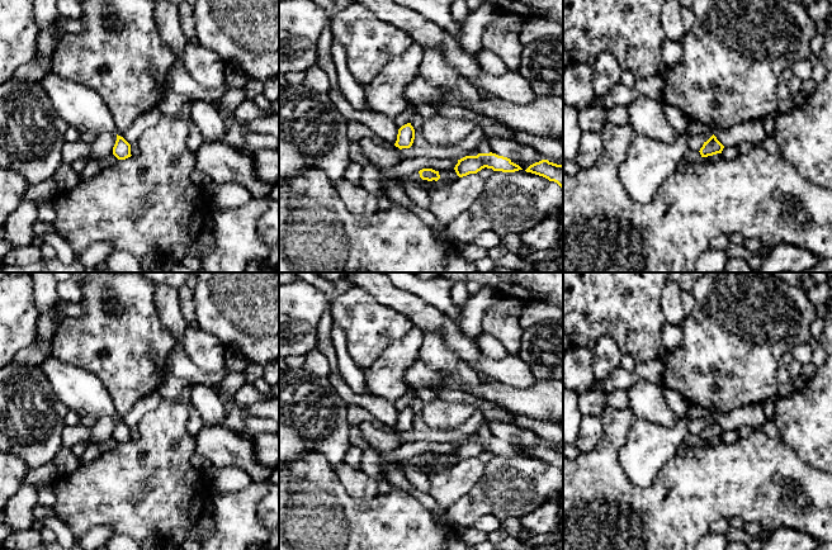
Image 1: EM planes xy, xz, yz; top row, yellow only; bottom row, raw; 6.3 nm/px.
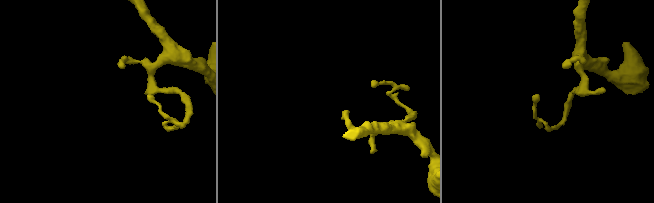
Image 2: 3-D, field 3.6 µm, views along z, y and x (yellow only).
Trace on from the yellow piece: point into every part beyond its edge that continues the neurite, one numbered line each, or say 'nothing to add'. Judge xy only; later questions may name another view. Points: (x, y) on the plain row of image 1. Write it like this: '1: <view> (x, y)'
nothing to add

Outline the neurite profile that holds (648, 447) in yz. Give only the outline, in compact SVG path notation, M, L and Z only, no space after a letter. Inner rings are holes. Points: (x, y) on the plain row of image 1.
M690 404L687 413L670 428L635 418L619 452L620 466L630 483L647 487L684 445L689 422L706 418L709 412L696 404Z

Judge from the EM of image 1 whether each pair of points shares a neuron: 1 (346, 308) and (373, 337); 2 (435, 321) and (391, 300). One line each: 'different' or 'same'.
1: same
2: same

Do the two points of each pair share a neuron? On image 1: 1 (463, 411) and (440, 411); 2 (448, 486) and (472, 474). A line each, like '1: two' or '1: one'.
1: one
2: one

